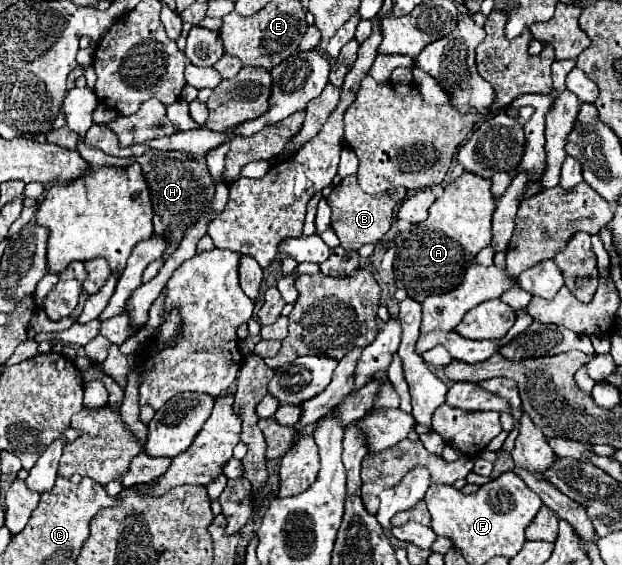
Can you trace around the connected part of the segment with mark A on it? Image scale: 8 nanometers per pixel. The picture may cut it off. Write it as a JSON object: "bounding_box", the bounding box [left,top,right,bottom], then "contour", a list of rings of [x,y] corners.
{"bounding_box":[394,173,496,303],"contour":[[[462,173],[432,203],[430,217],[426,221],[410,225],[406,231],[398,233],[394,275],[396,275],[396,285],[406,289],[408,297],[422,303],[424,297],[428,295],[446,293],[458,287],[462,281],[460,269],[464,253],[466,261],[474,261],[476,253],[488,247],[492,237],[490,221],[496,209],[490,185],[492,181],[486,181],[484,177],[474,177],[474,173]]]}

